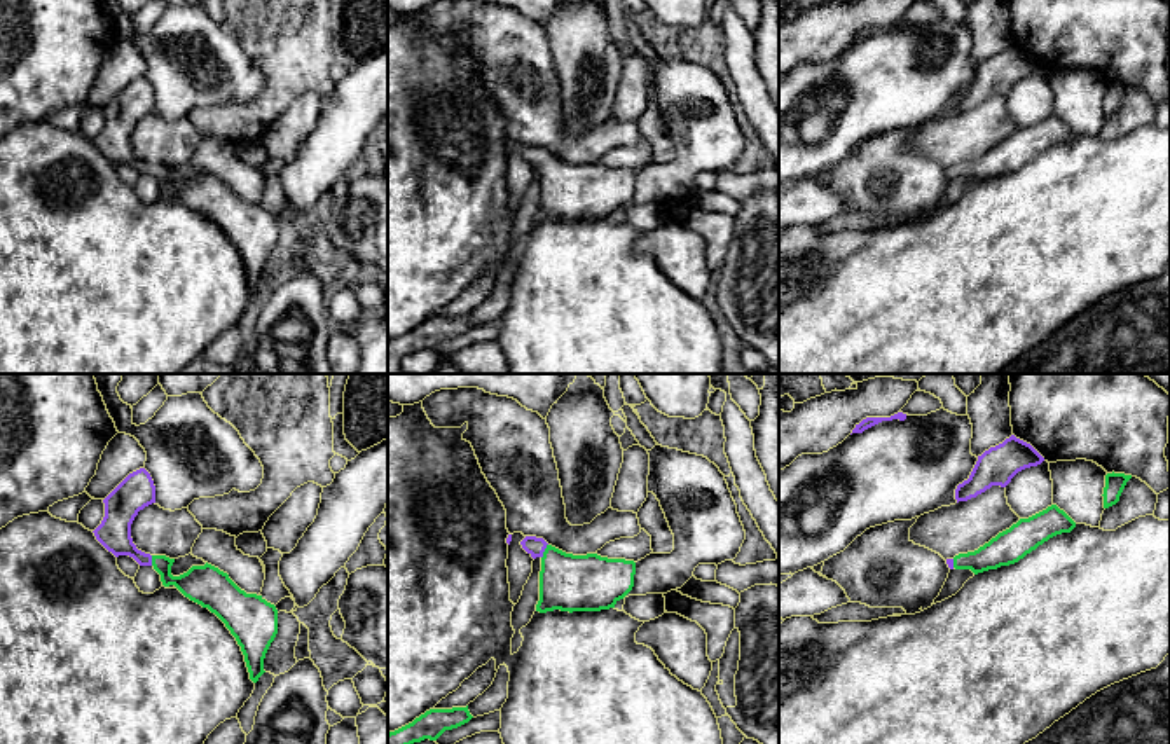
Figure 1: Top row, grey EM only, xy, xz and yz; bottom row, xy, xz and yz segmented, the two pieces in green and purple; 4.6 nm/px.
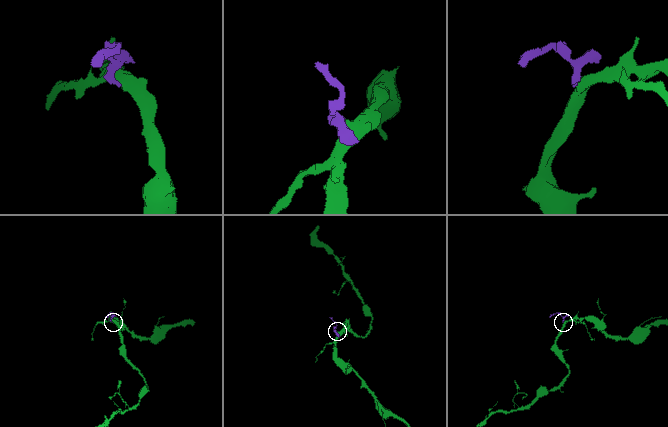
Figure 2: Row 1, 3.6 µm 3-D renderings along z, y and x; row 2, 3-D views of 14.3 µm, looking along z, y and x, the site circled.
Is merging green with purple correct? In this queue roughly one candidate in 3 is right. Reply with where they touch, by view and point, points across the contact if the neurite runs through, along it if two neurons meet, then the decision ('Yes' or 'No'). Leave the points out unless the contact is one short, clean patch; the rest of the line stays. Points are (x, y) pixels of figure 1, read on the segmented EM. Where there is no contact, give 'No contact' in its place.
Touches green at xz (545, 551). Path across: xz (568, 582), (545, 551), (533, 545). Yes

